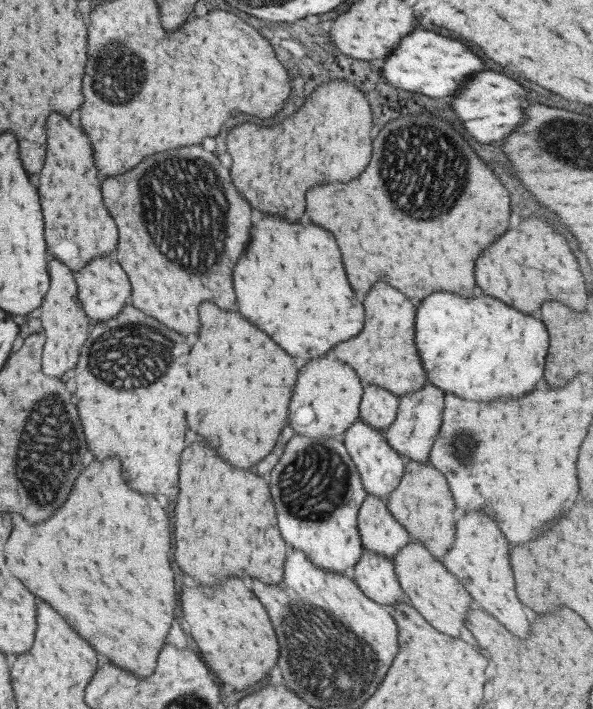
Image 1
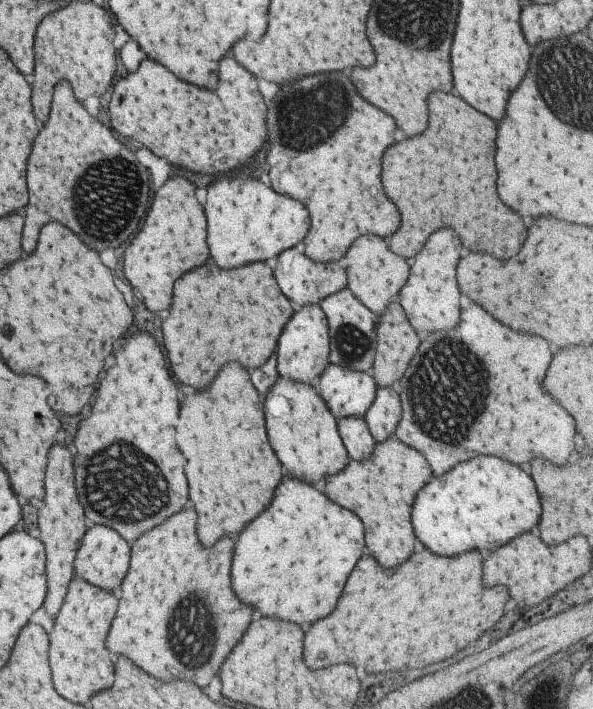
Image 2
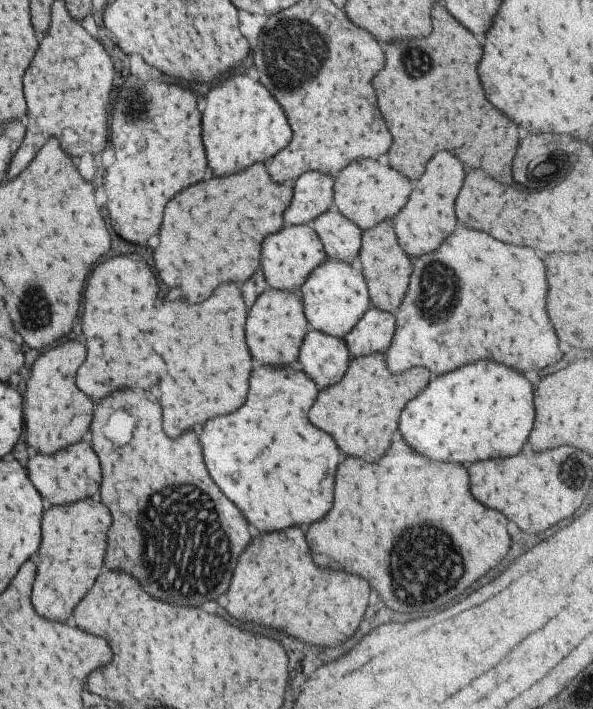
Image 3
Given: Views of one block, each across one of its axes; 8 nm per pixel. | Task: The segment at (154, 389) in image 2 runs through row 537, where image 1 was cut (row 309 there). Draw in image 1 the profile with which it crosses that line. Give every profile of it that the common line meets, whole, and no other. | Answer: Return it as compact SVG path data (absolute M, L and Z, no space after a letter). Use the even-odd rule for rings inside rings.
M129 302L115 318L109 318L105 322L91 322L90 331L79 350L79 360L73 370L77 382L77 410L87 446L91 448L93 456L97 460L103 460L109 454L119 456L123 472L127 474L127 478L131 478L127 480L129 486L143 494L161 492L169 500L177 496L177 462L181 450L185 448L185 416L179 406L183 398L181 386L187 380L187 352L189 346L183 336L163 326L159 320L145 316Z

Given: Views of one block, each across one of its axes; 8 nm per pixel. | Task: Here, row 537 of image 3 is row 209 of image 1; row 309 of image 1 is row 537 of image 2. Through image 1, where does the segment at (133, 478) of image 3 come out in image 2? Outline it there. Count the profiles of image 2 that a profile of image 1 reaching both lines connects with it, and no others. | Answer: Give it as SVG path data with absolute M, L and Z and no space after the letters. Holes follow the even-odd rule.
M183 508L157 528L141 534L131 542L130 550L129 570L119 586L115 618L105 636L107 648L129 658L153 678L167 680L175 676L203 688L225 654L237 644L241 630L251 622L251 608L233 594L229 582L233 542L221 538L211 548L203 548L195 540L189 508ZM189 620L193 630L209 630L209 642L205 642L205 634L193 632L191 638L189 632L185 634L183 626ZM191 648L197 650L193 652Z

